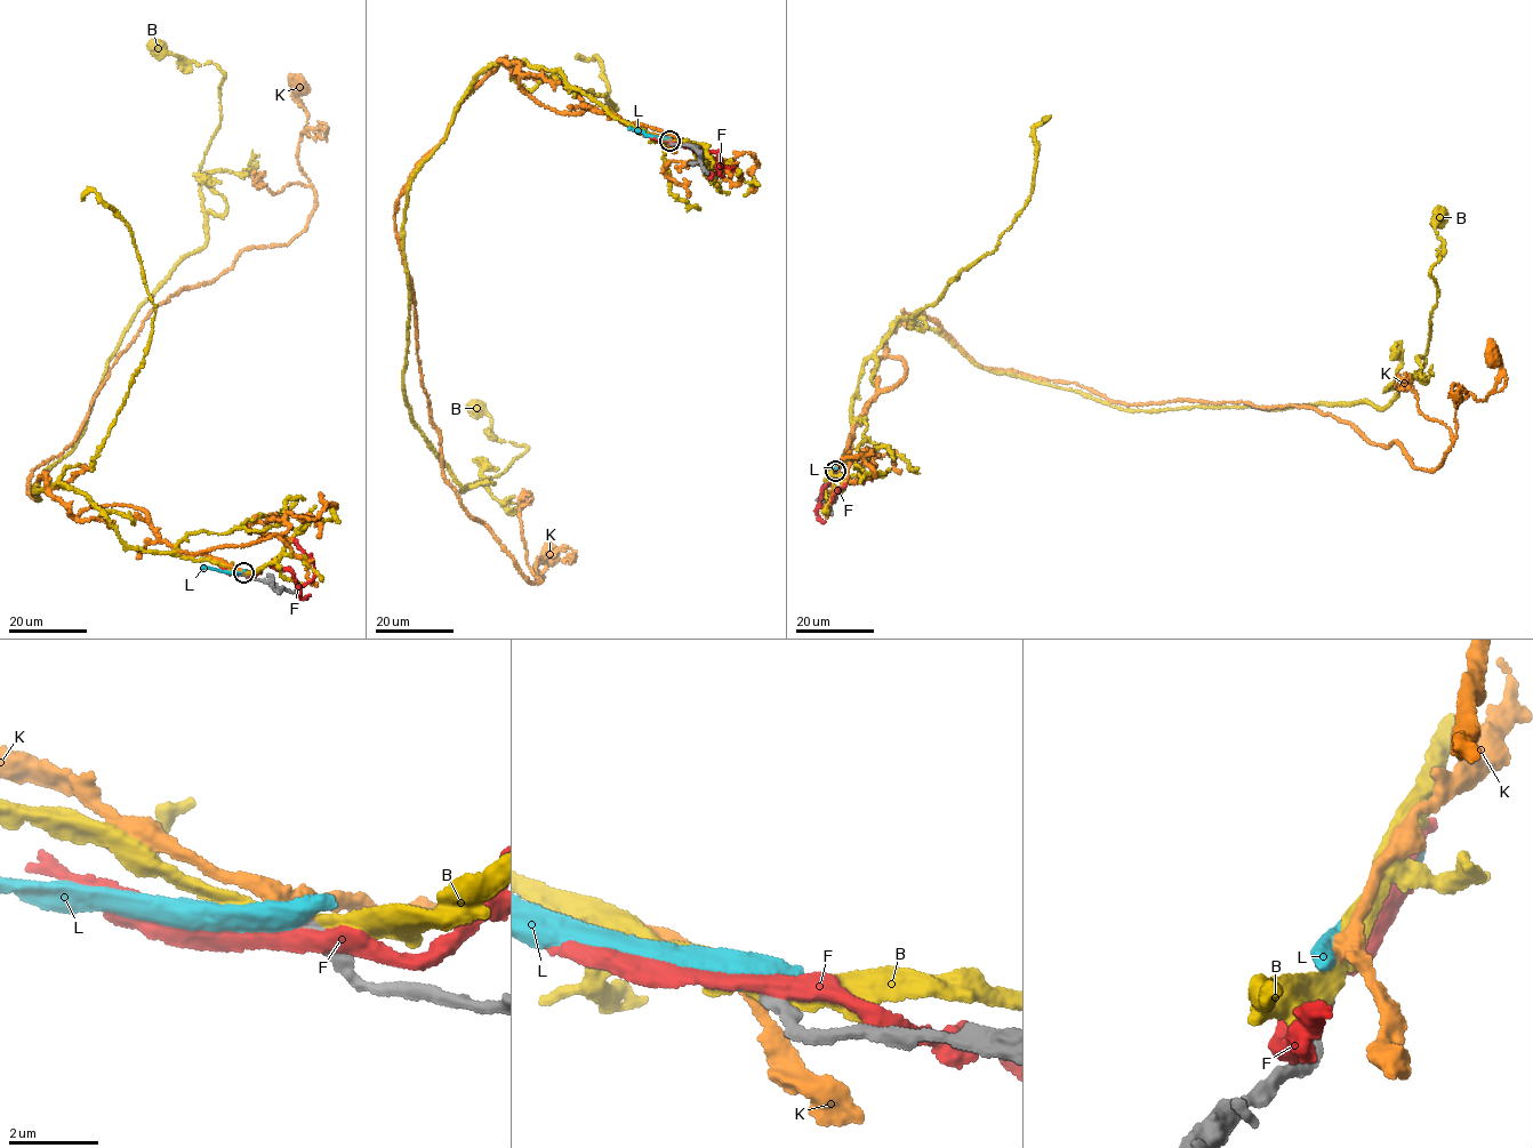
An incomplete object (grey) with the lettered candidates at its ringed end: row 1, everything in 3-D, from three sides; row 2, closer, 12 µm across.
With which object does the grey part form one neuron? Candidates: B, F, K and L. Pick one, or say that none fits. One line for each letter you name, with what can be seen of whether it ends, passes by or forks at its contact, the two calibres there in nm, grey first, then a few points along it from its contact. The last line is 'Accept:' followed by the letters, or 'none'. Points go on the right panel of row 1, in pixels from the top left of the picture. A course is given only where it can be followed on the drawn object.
K: it passes by; calibres 340 and 180 nm; course (835, 471), (906, 374), (885, 342), (906, 315), (981, 366), (1124, 403), (1313, 409), (1433, 471), (1493, 354)
Accept: K

